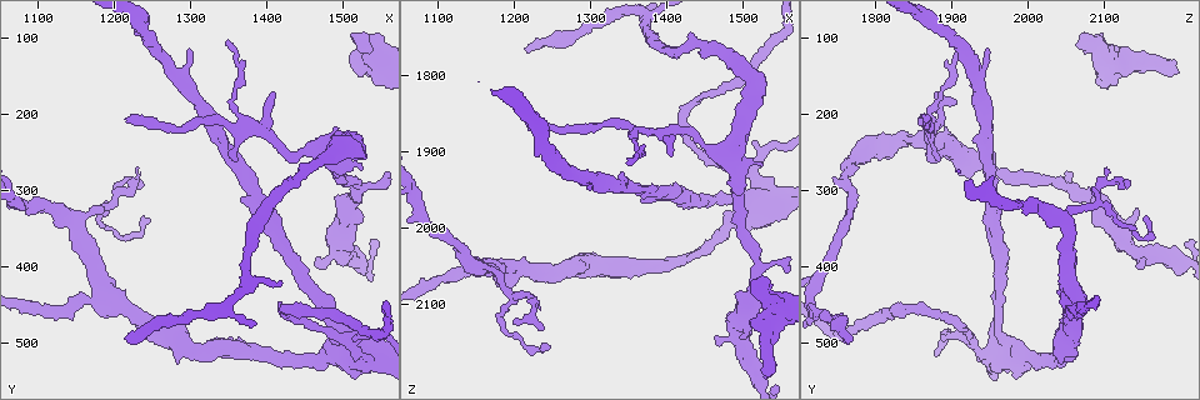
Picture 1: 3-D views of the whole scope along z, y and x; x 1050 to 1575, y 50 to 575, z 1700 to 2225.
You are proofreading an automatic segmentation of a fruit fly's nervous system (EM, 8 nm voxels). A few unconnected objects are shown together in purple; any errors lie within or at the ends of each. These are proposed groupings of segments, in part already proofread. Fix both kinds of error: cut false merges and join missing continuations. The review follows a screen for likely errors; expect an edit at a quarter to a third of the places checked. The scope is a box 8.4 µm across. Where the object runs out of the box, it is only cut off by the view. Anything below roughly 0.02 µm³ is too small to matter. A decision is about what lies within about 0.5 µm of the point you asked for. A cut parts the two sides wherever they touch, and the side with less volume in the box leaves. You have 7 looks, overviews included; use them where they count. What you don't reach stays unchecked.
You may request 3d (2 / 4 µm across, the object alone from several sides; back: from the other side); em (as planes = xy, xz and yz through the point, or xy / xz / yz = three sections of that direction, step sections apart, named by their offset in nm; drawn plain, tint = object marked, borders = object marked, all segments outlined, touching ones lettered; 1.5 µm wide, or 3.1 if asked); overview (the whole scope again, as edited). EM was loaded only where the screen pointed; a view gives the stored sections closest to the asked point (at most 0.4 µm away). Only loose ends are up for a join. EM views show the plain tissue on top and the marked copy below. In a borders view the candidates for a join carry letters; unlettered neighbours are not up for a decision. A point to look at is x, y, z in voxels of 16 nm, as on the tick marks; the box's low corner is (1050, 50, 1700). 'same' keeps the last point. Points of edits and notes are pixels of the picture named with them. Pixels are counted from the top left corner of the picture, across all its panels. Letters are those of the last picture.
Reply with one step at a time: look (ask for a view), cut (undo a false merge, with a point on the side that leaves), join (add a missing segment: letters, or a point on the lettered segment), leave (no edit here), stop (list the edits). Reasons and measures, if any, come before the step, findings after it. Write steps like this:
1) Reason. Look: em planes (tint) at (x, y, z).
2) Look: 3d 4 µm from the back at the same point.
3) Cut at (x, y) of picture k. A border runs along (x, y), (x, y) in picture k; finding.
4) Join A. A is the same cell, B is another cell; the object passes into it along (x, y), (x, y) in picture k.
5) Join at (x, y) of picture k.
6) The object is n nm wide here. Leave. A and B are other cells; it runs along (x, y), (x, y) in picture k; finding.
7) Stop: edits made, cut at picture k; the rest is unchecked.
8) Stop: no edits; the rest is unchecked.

Branch stops here. Look: 3d 2 µm at (1530, 145, 2200).

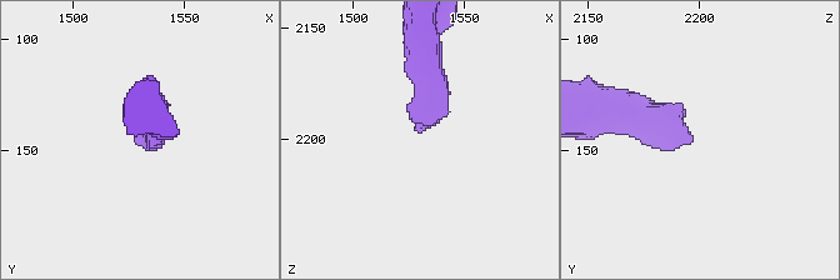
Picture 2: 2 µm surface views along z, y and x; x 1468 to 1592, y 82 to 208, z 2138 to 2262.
Look: em planes (borders) at (1528, 145, 2197).

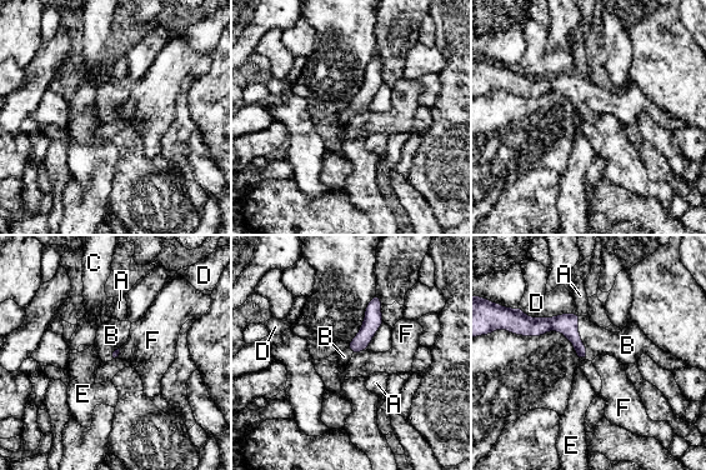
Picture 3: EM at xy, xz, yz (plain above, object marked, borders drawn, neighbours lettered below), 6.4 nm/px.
The longest contact is with D, 380 nm. Join B. B is the same cell, A, C, D, E and F are other cells; the neuron continues.

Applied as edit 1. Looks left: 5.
Look: overview.

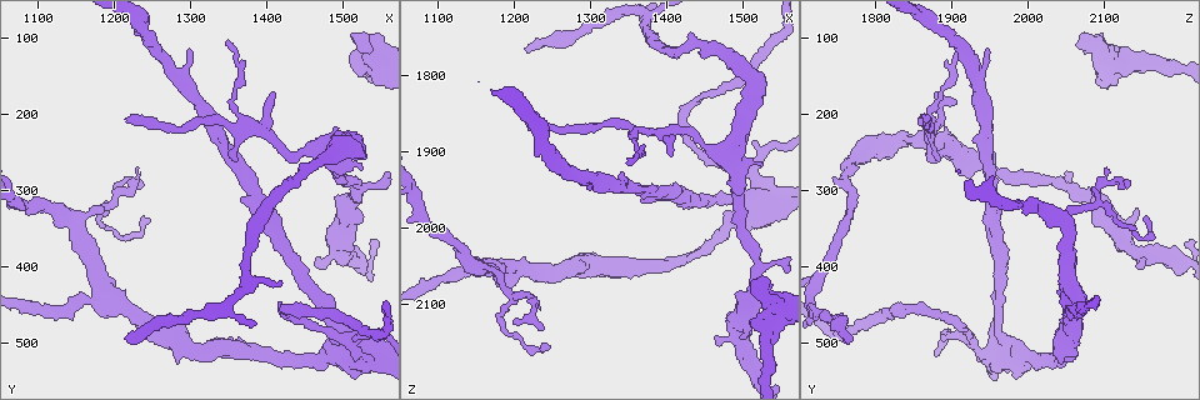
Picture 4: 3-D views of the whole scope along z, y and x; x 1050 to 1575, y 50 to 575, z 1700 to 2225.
Thin end. Look: 3d 2 µm from the back at (1360, 260, 1885).

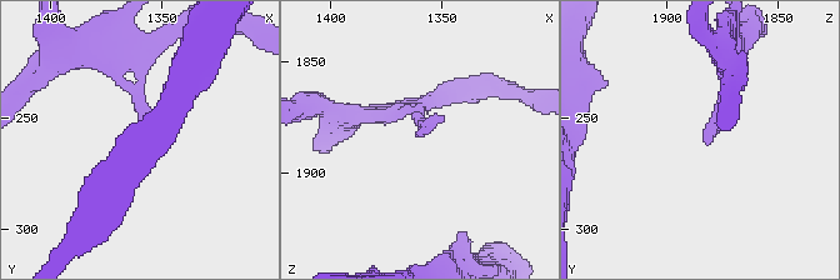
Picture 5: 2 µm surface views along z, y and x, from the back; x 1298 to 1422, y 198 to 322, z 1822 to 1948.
Need the tissue. Look: em planes (tint) at (1360, 262, 1882).

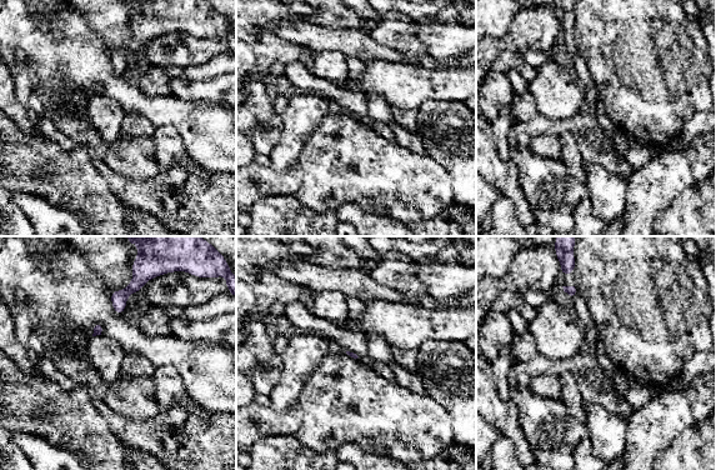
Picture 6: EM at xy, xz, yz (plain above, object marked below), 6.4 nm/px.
Look: em planes (borders) at the same point.

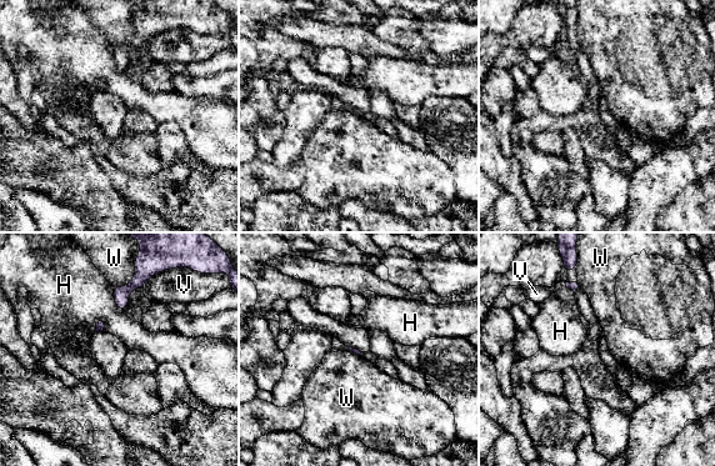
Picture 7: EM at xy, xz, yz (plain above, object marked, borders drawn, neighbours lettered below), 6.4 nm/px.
Leave. H, V and W are other cells; a border runs along (134, 276), (125, 285), (113, 290) in picture 7; no lettered segment goes on from it.

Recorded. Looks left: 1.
A narrow waist. Look: em planes (borders) at (1505, 235, 1850).

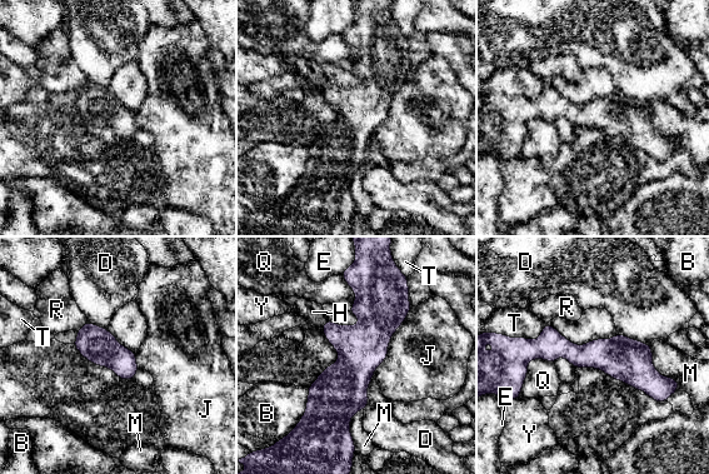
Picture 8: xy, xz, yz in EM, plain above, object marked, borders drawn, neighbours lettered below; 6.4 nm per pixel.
The object is 220 nm wide here; the longest contact is with J, 500 nm. Leave. B, D, E, H, J, M, Q, R, T and Y are other cells; continuous, no second neuron.

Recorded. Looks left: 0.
Stop: edits made, join at picture 3; the rest is unchecked.

